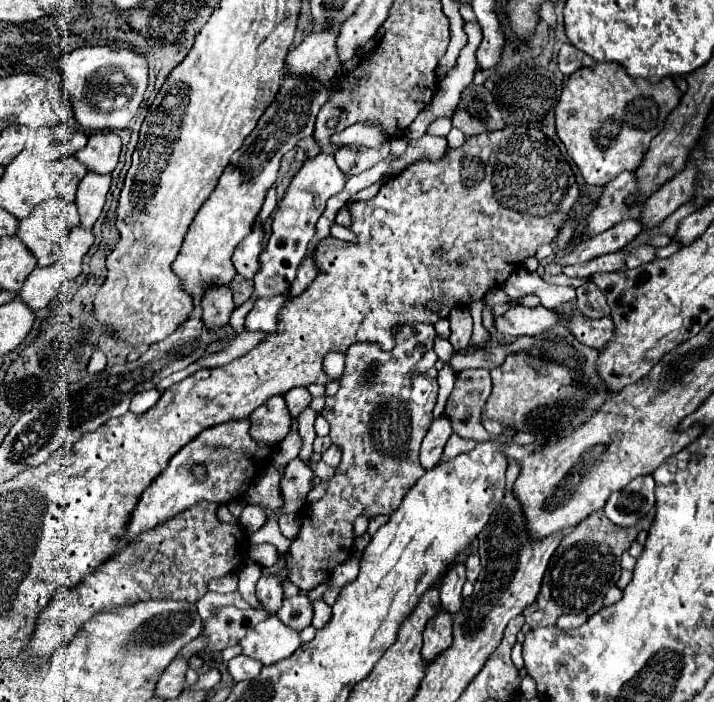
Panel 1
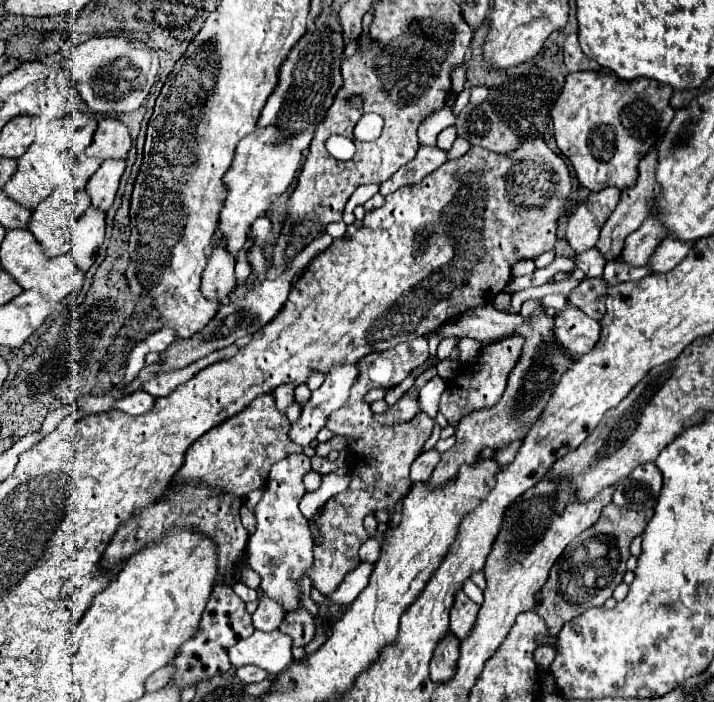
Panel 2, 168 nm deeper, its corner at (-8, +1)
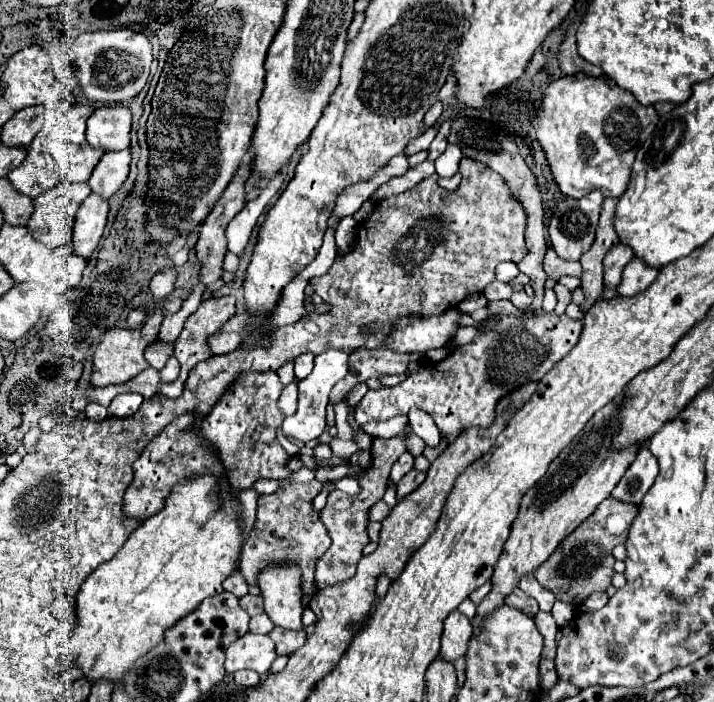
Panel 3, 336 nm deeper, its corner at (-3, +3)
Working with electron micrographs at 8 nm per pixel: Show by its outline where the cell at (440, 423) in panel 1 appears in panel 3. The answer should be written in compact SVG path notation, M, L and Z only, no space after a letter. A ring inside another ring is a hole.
M413 468L411 472L407 472L407 474L401 478L401 482L397 484L397 498L403 498L403 496L407 496L409 492L413 492L423 480L425 480L425 472L421 472L421 470L417 470L417 468Z

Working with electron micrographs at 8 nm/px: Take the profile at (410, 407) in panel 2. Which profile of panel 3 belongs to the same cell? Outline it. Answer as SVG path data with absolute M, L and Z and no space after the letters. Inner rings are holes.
M537 310L537 318L501 316L493 330L477 334L471 344L457 346L445 360L433 366L421 362L421 368L409 372L409 376L393 388L369 390L355 408L355 420L363 426L371 420L379 422L409 414L409 408L417 406L431 414L441 434L453 442L455 436L471 424L489 426L495 418L495 404L499 398L521 384L541 380L567 352L571 352L579 342L581 330L581 320L545 310Z

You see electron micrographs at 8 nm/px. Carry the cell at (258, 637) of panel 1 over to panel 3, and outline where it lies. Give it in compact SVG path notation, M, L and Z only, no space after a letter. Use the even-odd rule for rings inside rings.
M247 632L227 648L225 670L233 674L237 670L247 668L259 674L269 674L269 668L275 662L275 658L275 644L271 644L271 638L267 634Z

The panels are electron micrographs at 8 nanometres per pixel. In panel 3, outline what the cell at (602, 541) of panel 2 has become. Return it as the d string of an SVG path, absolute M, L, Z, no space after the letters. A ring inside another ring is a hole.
M607 498L597 506L597 510L575 530L571 532L557 548L555 554L549 556L547 562L539 566L535 572L537 582L555 594L557 600L581 606L589 594L593 592L605 592L611 586L613 576L613 548L617 544L623 544L629 536L629 528L639 514L639 506L635 504L623 504L619 500Z

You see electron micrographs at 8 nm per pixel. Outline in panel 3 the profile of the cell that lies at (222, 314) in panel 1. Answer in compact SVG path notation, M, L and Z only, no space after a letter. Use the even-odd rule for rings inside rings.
M241 164L237 174L233 176L231 184L227 186L223 198L215 204L215 208L211 210L211 214L207 216L205 224L201 226L201 232L199 232L199 240L195 244L195 252L197 252L197 258L201 262L201 272L199 272L199 282L209 286L213 282L217 282L221 276L223 276L223 260L225 260L225 254L227 254L227 240L225 240L225 228L227 224L237 216L237 212L243 208L245 204L245 184L247 180L251 178L251 168L249 164Z

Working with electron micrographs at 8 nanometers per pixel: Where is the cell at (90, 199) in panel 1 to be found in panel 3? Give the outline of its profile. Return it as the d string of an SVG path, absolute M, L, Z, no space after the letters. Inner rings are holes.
M119 150L119 152L105 152L99 164L95 166L91 178L87 184L91 190L105 200L109 200L125 182L129 174L129 162L131 162L131 152L129 150Z

